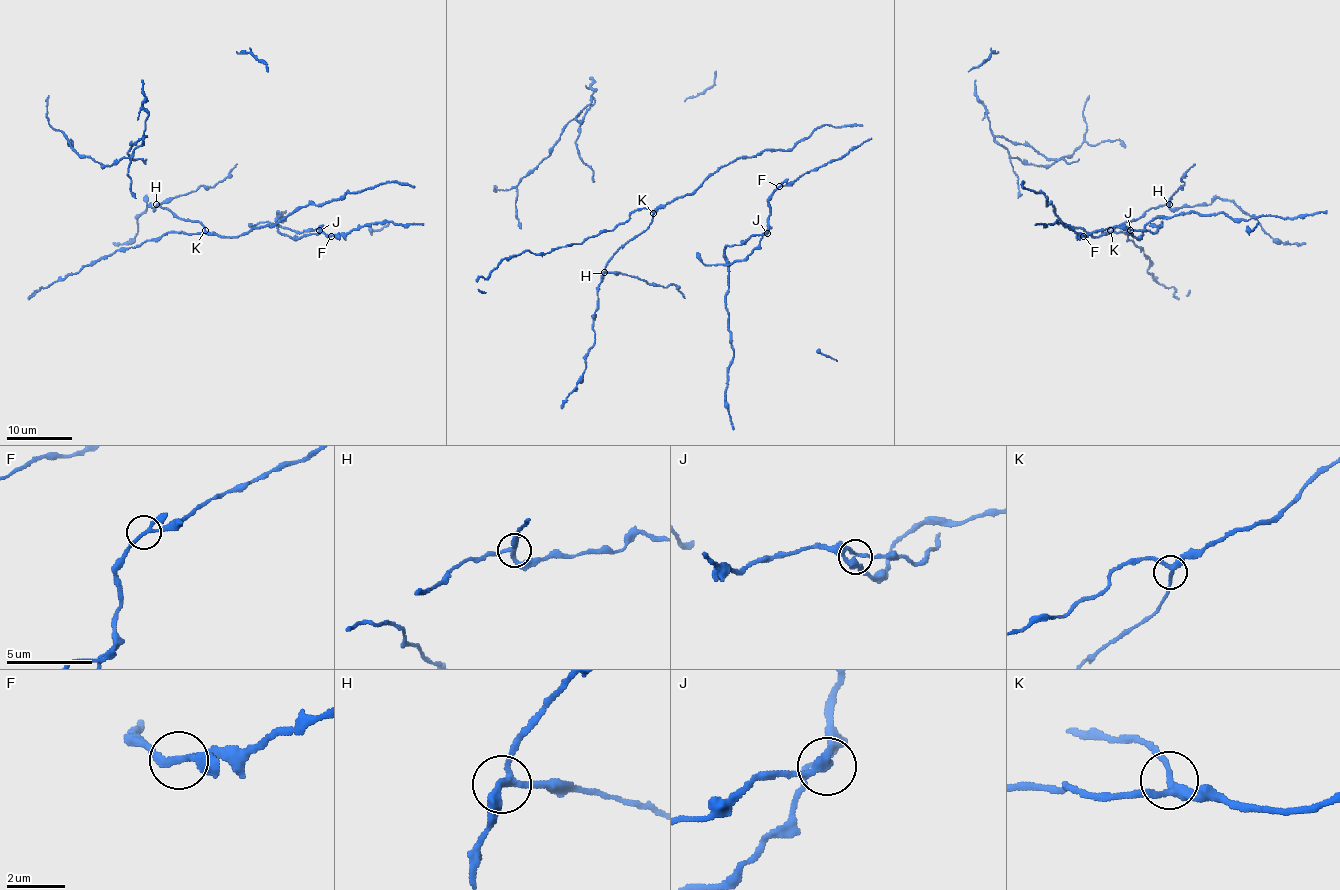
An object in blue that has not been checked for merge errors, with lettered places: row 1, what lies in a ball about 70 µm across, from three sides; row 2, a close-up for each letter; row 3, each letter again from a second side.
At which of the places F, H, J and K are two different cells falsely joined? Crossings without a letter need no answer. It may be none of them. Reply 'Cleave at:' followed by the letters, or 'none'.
Cleave at: none

